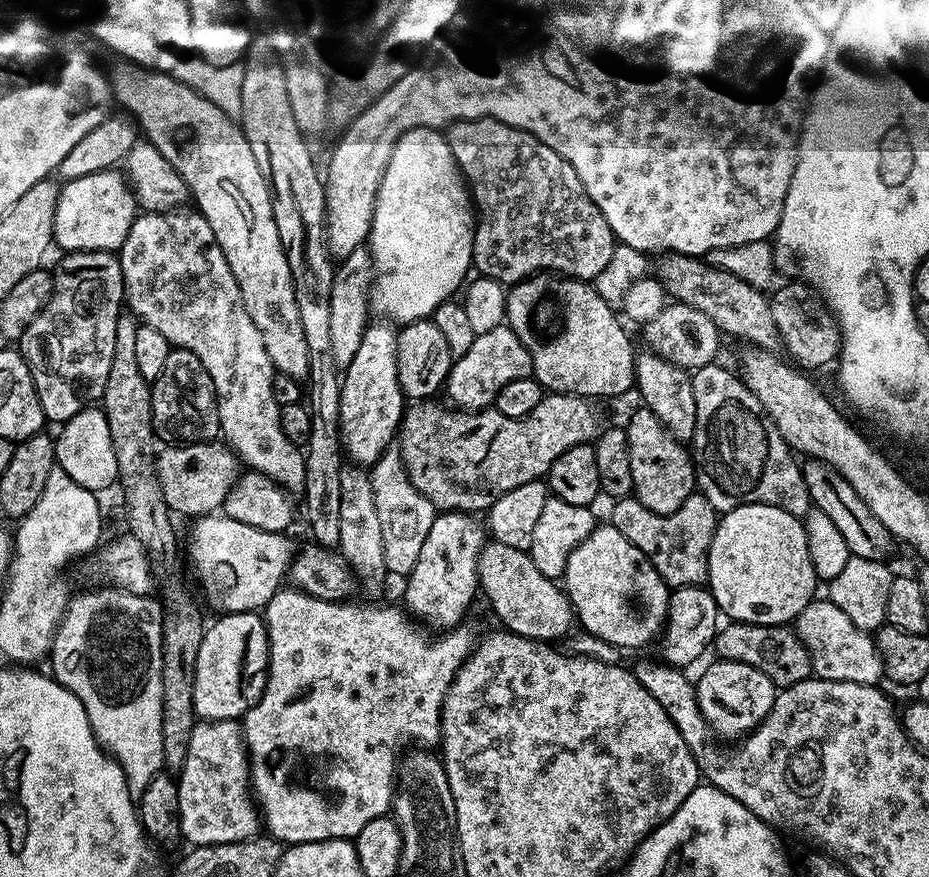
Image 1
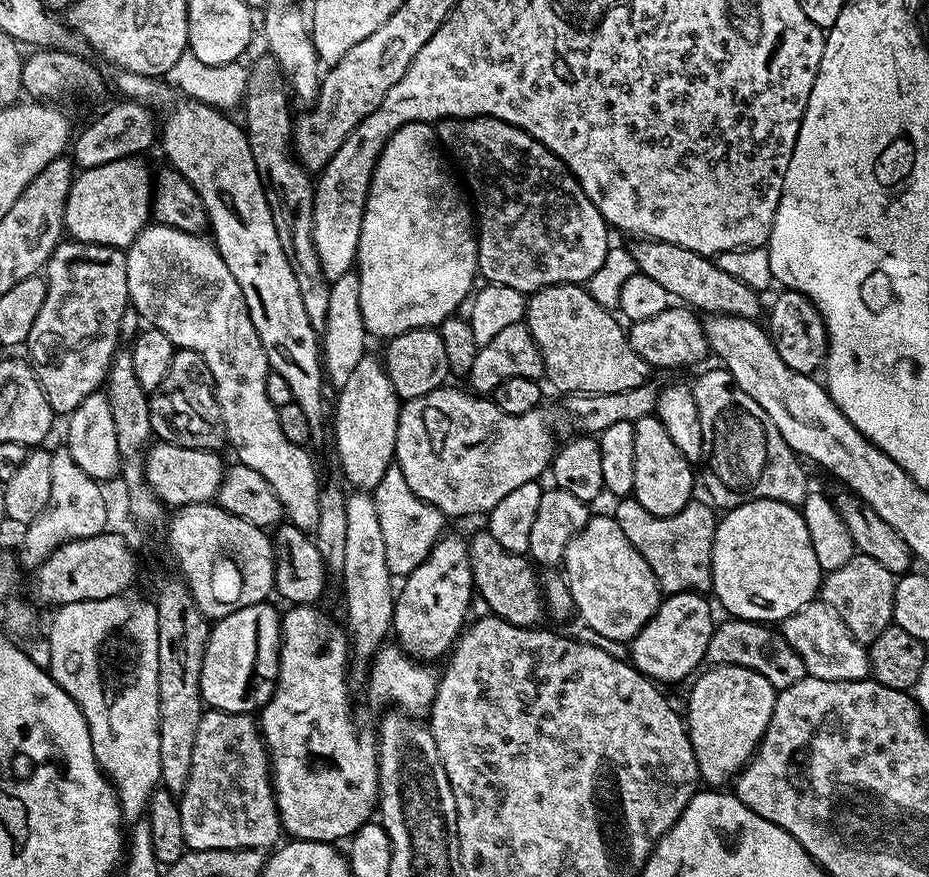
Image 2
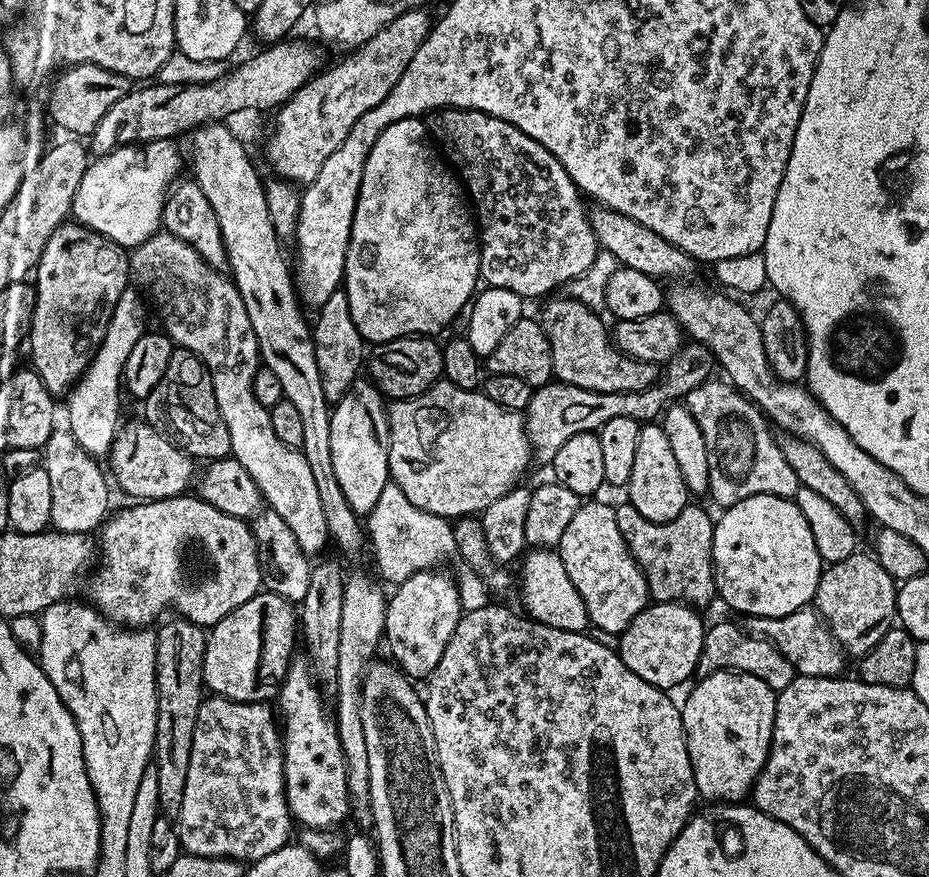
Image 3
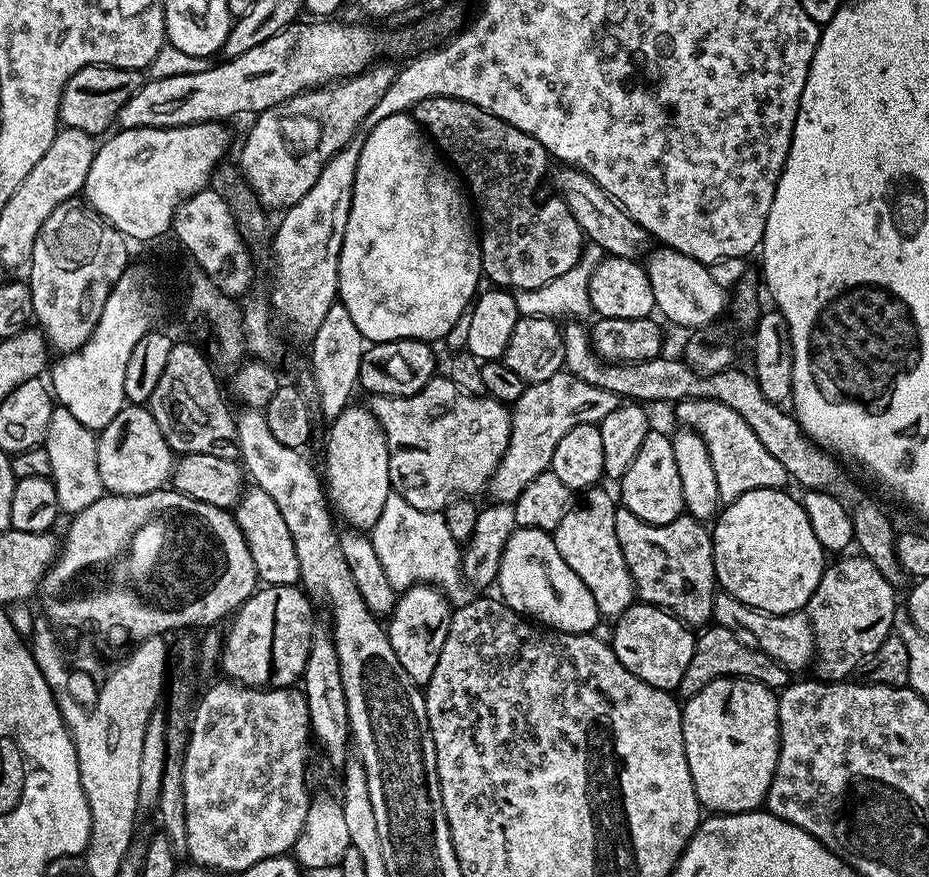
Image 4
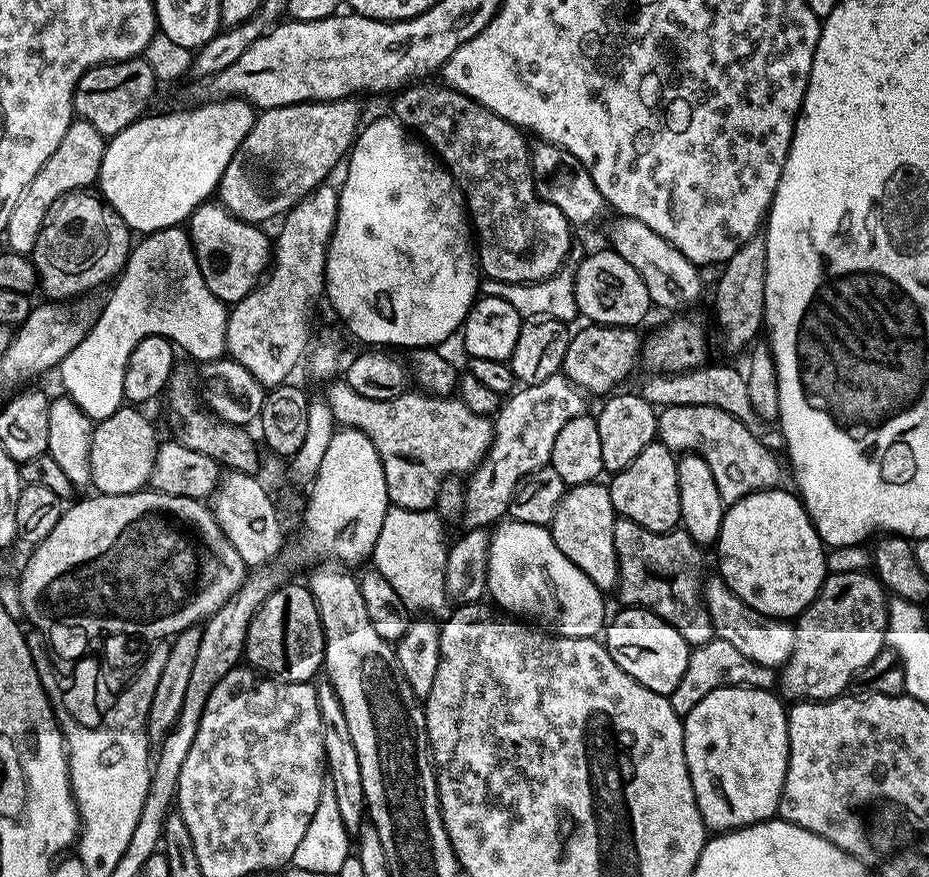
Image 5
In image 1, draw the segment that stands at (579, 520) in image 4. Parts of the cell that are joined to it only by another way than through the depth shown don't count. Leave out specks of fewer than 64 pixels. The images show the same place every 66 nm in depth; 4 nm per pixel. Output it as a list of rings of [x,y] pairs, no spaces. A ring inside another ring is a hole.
[[[610,522],[597,523],[596,529],[578,544],[574,554],[570,554],[562,577],[562,588],[572,604],[579,627],[616,648],[640,648],[652,639],[653,643],[668,620],[668,585],[658,570],[654,570],[646,553],[638,550],[638,546],[634,546],[634,542],[627,540]]]

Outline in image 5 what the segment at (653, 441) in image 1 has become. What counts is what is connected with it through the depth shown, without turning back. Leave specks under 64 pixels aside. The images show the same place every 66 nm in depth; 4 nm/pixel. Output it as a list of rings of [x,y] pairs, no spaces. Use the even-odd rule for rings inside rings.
[[[653,442],[630,462],[621,472],[615,473],[608,484],[610,502],[617,517],[638,522],[651,532],[670,532],[680,524],[680,499],[678,498],[677,457],[664,444]]]

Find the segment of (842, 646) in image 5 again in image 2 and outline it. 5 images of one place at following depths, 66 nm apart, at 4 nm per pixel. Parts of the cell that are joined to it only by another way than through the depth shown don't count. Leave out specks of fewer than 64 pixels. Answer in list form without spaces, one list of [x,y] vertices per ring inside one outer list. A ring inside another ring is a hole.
[[[857,554],[846,562],[846,566],[838,566],[838,570],[823,577],[818,596],[832,607],[834,614],[838,614],[852,637],[867,646],[892,623],[896,582],[897,577],[886,570],[882,562],[874,562],[874,558]]]

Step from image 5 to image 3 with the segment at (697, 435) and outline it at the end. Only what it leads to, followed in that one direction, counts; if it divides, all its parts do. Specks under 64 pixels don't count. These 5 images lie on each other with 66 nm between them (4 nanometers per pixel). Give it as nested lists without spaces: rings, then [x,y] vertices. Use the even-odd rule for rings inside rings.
[[[709,378],[696,385],[682,399],[690,414],[694,414],[694,422],[698,422],[702,438],[706,438],[706,454],[710,462],[707,495],[712,496],[713,502],[720,504],[721,509],[754,494],[795,497],[802,485],[794,470],[790,470],[786,458],[782,458],[779,443],[768,430],[769,423],[743,392],[720,380]]]

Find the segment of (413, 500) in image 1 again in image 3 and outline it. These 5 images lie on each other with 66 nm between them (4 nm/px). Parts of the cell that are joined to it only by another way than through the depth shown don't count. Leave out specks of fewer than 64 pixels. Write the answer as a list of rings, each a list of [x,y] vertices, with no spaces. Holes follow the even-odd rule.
[[[391,482],[383,487],[381,497],[366,520],[368,540],[374,548],[376,562],[380,566],[392,566],[392,582],[396,584],[457,555],[452,527],[447,517],[430,514],[414,506],[401,488]]]

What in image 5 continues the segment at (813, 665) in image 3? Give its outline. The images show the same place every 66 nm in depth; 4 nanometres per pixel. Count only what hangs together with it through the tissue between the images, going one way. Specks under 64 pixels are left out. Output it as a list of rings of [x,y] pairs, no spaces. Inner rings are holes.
[[[718,574],[709,575],[702,584],[704,604],[712,619],[715,635],[721,640],[730,642],[739,652],[746,654],[746,658],[754,658],[762,666],[779,669],[790,658],[794,650],[795,627],[787,619],[775,616],[763,616],[758,610],[746,606],[738,594],[726,586],[724,579]]]

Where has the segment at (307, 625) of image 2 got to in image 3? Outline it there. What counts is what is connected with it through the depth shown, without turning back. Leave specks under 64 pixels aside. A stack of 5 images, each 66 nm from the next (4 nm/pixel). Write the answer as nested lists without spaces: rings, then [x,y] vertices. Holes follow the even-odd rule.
[[[293,662],[288,666],[288,672],[284,676],[284,682],[278,689],[280,695],[280,712],[278,708],[278,716],[282,721],[282,743],[284,746],[284,793],[288,799],[288,809],[292,811],[293,821],[297,825],[303,826],[308,830],[332,830],[335,829],[335,824],[340,824],[344,819],[349,819],[350,816],[350,801],[348,799],[348,767],[344,761],[344,751],[340,745],[338,730],[336,729],[335,719],[330,715],[330,708],[324,705],[324,700],[320,697],[321,689],[318,687],[317,681],[314,679],[314,673],[307,663],[299,664]]]

